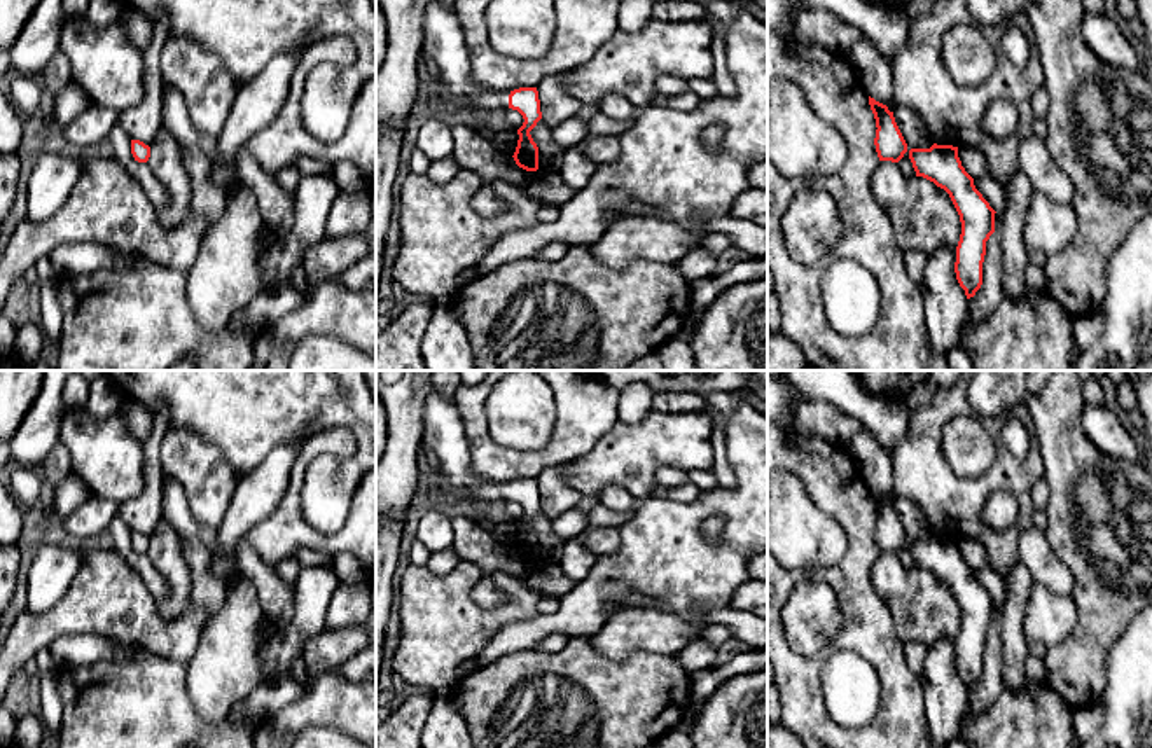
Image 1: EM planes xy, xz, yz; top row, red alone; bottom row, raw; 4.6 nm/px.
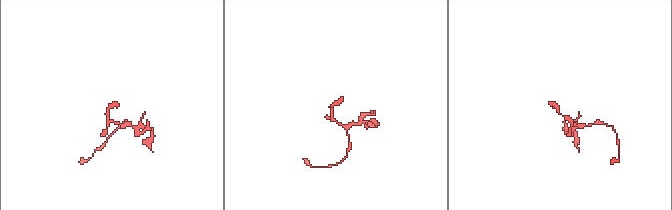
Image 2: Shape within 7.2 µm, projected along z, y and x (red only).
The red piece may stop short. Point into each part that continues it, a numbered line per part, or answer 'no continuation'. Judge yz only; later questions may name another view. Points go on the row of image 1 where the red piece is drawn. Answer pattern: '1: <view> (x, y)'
no continuation

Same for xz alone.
1: xz (443, 37)

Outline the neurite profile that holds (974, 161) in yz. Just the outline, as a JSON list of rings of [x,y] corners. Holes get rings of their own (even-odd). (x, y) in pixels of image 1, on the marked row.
[[[960,145],[958,147],[958,157],[960,157],[965,171],[974,180],[982,178],[982,177],[989,177],[986,157],[982,152],[975,150],[972,147],[967,147],[967,145]]]

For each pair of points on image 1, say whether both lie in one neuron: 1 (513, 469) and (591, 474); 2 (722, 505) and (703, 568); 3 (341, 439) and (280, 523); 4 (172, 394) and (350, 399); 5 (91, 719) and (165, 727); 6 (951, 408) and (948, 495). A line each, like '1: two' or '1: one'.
1: two
2: one
3: one
4: one
5: one
6: one

